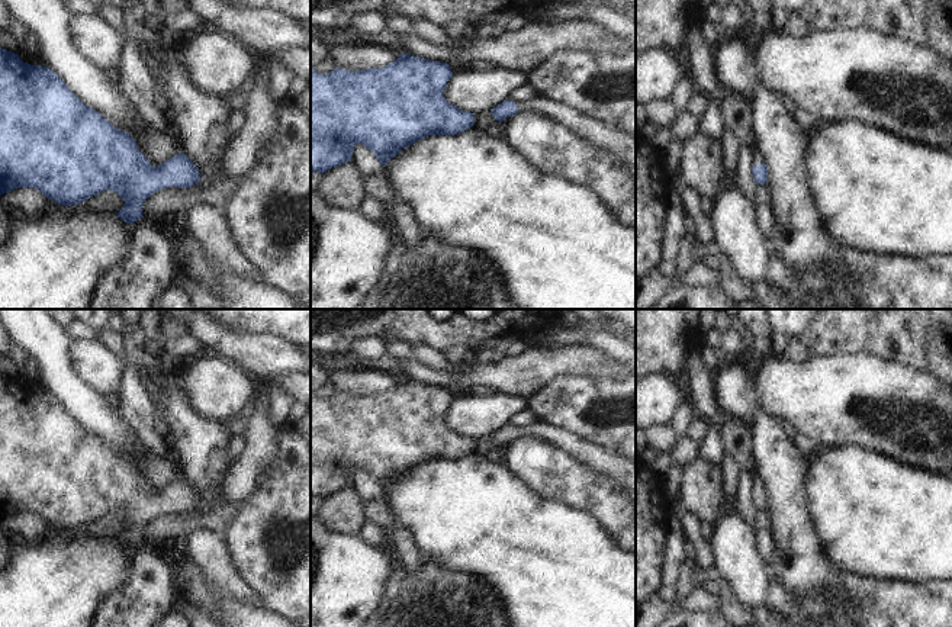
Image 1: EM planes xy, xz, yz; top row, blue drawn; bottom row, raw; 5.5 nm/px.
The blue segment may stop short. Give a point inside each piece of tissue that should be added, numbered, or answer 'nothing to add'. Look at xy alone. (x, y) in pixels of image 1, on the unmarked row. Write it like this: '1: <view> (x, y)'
nothing to add

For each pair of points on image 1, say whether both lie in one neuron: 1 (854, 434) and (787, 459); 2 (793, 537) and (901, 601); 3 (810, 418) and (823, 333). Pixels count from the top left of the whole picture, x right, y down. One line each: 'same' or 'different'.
1: different
2: same
3: different

